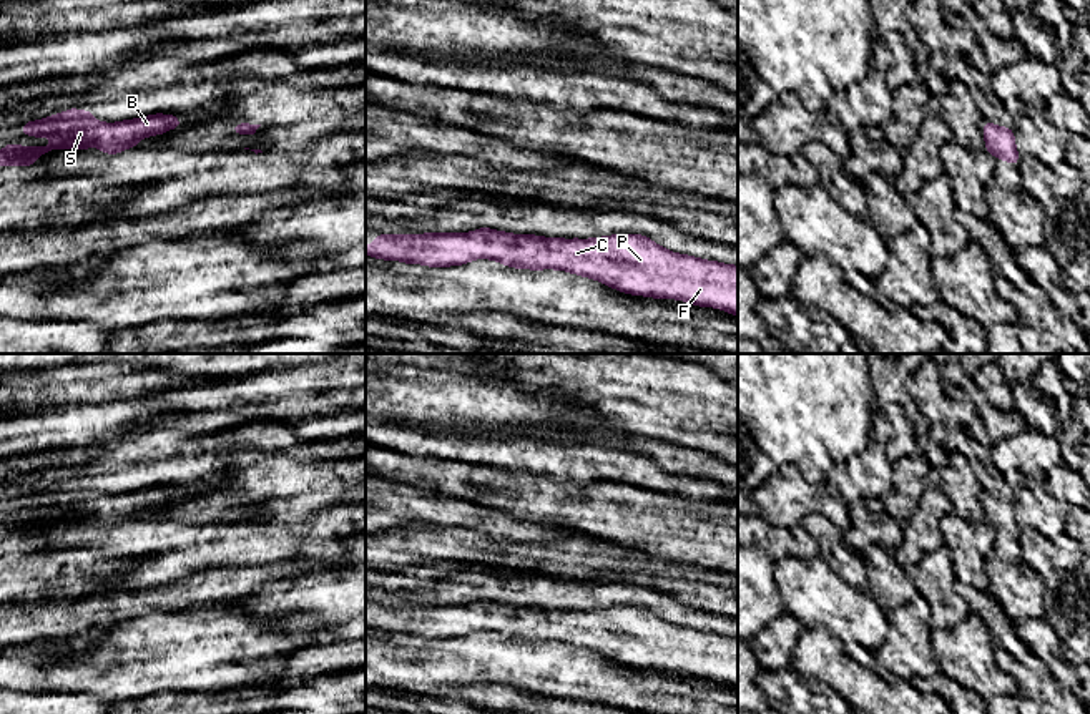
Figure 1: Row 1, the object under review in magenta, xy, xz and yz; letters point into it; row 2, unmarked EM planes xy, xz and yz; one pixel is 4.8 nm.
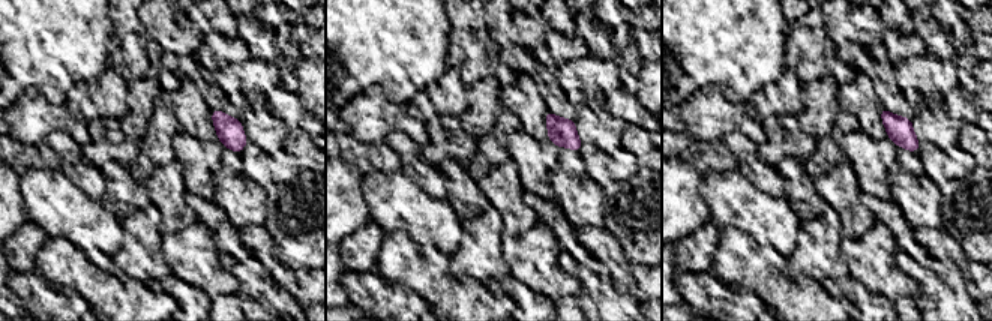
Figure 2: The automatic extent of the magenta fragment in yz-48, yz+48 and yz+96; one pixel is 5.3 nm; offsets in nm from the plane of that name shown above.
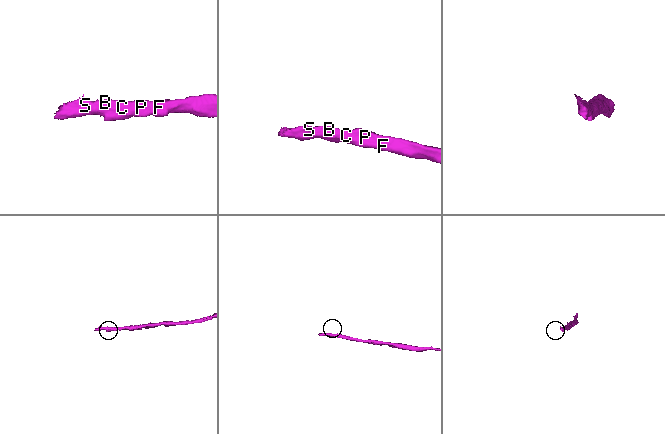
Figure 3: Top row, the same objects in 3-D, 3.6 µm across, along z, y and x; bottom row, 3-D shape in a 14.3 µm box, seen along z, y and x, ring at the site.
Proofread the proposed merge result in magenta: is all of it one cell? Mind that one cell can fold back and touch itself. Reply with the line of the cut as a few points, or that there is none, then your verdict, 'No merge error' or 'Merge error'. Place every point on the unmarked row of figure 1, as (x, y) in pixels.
No split. No merge error

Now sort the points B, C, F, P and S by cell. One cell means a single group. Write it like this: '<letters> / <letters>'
B C F P S

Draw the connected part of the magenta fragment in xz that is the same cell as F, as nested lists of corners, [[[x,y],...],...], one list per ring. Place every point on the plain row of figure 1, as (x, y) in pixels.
[[[490,599],[474,604],[381,604],[366,626],[407,638],[449,639],[492,631],[517,641],[557,641],[625,666],[678,671],[738,687],[738,638],[676,626],[641,606],[562,611]]]

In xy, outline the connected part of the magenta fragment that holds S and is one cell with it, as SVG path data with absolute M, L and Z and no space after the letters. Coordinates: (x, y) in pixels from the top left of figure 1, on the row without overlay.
M76 477L65 485L56 485L38 493L22 495L25 508L52 508L52 518L15 518L13 513L0 521L0 538L32 540L37 528L55 521L91 521L106 526L118 526L123 521L138 520L138 513L146 508L163 506L179 500L183 493L176 487L148 487L118 495L95 493L93 483L78 483Z

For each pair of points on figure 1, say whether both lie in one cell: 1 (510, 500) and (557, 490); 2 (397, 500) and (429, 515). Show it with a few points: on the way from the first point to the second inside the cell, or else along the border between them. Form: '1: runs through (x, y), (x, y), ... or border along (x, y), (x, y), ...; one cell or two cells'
1: runs through (522, 498), (545, 498); one cell
2: runs through (406, 505), (421, 508); one cell

